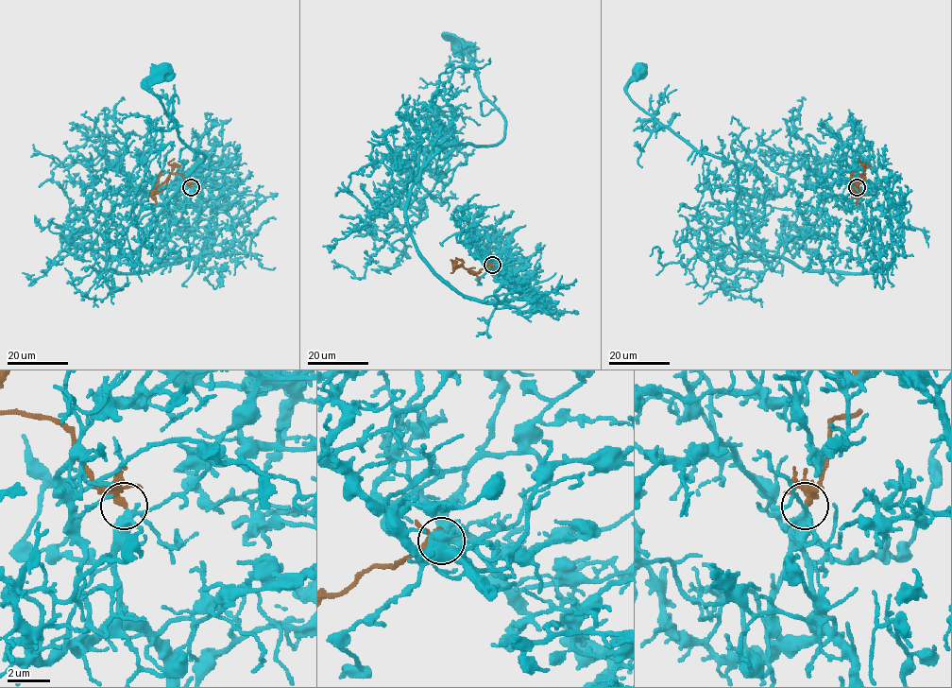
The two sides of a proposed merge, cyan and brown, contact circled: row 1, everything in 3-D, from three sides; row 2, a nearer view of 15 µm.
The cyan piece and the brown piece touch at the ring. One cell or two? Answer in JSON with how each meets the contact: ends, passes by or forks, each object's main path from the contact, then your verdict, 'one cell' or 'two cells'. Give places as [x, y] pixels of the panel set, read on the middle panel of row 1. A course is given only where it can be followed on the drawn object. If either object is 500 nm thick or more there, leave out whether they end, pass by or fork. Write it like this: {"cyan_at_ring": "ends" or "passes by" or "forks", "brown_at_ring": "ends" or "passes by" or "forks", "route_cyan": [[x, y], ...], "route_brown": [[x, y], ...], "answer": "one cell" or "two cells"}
{"cyan_at_ring": "forks", "brown_at_ring": "passes by", "route_cyan": [[492, 265], [496, 301], [467, 299], [406, 214], [442, 147], [503, 135], [450, 35], [463, 47]], "route_brown": [[492, 265], [476, 272], [453, 266], [455, 258], [464, 261]], "answer": "one cell"}

